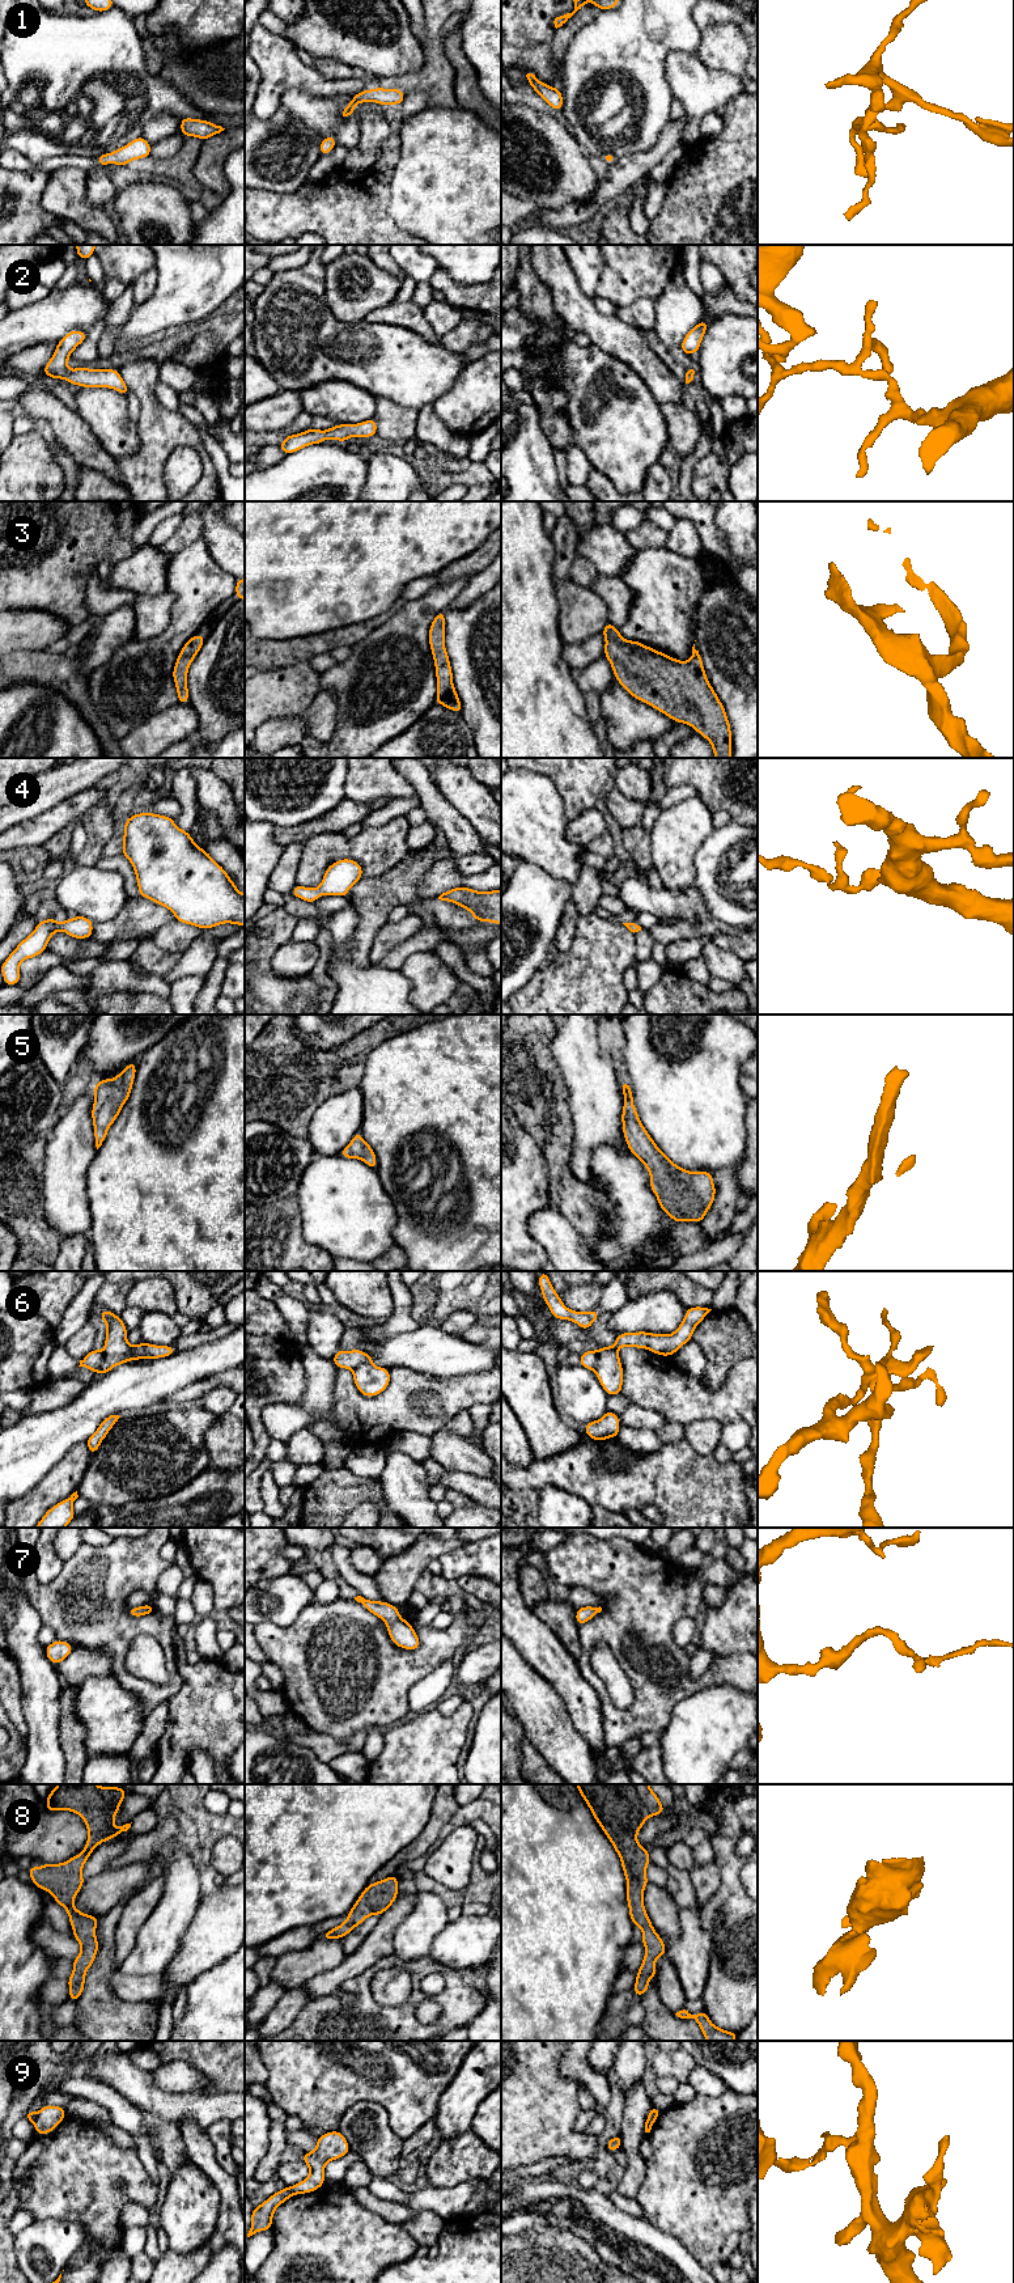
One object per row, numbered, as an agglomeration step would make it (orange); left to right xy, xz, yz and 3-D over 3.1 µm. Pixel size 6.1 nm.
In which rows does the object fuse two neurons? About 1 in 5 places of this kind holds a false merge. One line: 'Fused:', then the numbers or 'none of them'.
Fused: 6, 9

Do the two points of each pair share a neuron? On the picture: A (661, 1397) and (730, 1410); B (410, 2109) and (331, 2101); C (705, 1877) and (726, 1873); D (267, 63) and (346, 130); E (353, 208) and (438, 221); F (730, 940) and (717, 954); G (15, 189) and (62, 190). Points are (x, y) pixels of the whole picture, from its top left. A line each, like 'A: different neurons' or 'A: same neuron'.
A: same neuron
B: same neuron
C: different neurons
D: different neurons
E: different neurons
F: different neurons
G: different neurons

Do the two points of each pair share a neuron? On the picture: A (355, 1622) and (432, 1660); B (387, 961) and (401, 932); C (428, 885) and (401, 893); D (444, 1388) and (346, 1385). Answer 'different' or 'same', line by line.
A: same
B: different
C: different
D: same

